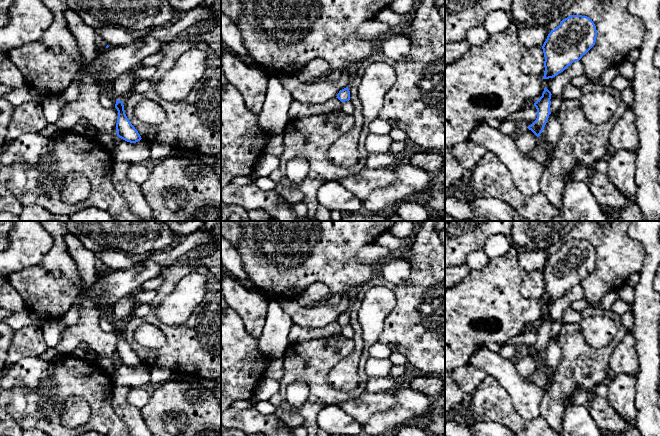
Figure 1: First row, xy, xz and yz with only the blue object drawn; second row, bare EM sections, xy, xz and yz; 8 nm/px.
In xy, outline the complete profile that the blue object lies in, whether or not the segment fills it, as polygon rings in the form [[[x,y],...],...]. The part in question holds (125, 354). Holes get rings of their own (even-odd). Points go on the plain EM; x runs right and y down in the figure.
[[[116,324],[115,332],[118,335],[116,347],[117,360],[127,366],[136,367],[142,362],[135,351],[130,347],[124,334],[123,325]]]

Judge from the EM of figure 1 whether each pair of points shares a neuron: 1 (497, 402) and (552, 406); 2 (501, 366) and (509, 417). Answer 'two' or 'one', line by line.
1: two
2: two

